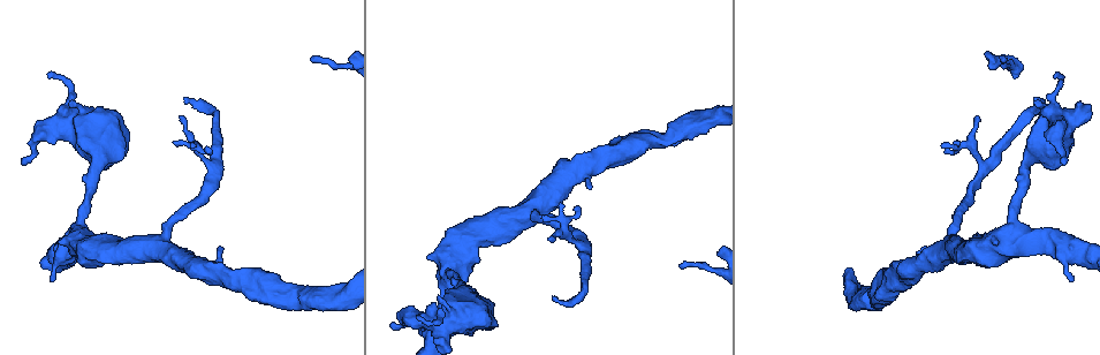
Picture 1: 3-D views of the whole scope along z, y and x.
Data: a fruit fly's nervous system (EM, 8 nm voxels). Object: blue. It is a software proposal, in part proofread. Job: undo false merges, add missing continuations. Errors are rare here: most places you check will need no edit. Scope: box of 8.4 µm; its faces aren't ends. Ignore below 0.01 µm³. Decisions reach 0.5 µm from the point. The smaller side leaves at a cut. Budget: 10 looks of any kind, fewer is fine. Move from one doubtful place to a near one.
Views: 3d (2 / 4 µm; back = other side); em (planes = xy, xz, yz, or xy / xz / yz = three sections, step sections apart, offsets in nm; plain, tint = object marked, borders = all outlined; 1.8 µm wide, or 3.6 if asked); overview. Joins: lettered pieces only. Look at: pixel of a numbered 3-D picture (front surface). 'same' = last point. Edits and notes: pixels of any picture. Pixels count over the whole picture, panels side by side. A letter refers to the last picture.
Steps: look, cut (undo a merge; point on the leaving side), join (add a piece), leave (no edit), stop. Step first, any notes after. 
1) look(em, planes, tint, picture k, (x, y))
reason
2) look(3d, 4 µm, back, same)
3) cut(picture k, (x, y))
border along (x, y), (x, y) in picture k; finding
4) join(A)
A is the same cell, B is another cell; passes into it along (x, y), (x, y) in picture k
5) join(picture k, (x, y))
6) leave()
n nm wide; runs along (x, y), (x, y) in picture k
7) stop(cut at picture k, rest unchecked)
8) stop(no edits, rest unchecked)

look(em, xy, step 4, tint, picture 1, (1037, 97))
free end

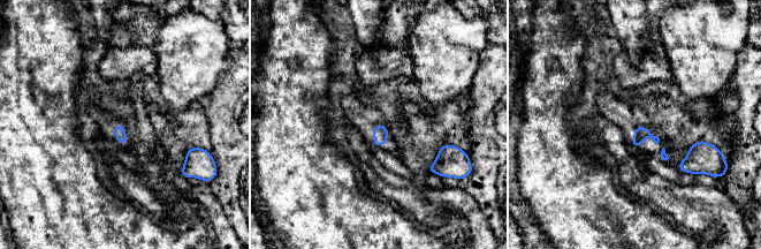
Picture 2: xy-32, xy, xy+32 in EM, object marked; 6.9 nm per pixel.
look(em, planes, tint, same)
cut it another way

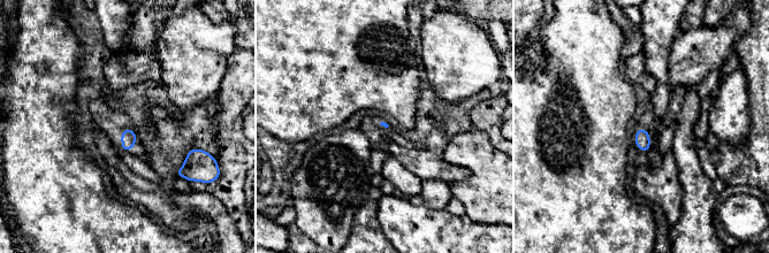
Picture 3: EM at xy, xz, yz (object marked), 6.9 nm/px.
look(em, planes, borders, same)

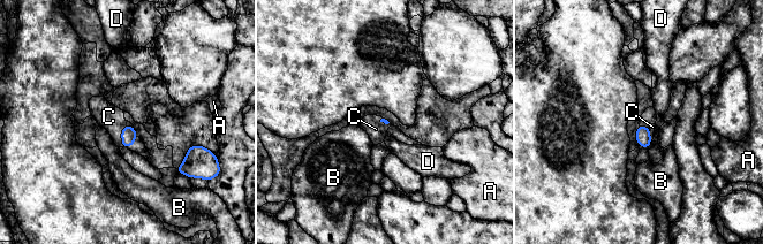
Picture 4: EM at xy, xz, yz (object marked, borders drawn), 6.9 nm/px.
join(C)
C is the same cell, A, B and D are other cells; passes into it along (128, 132), (120, 132), (108, 116) in picture 4; the neuron continues

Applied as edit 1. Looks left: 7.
look(overview)
redraw

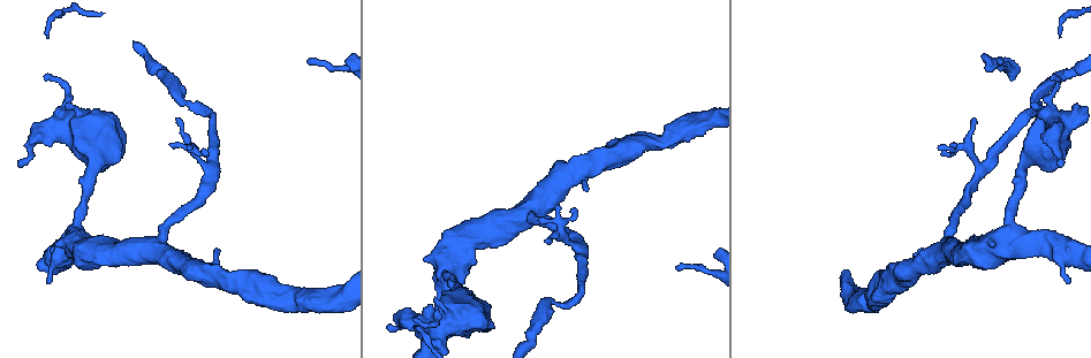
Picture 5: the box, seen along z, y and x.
look(em, planes, plain, picture 5, (66, 104))
free end

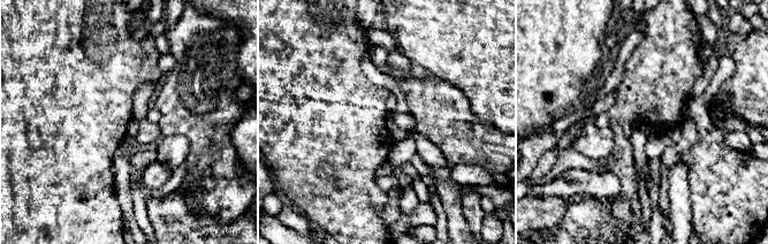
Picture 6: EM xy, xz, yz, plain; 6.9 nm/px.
look(em, planes, borders, same)
see the neighbours

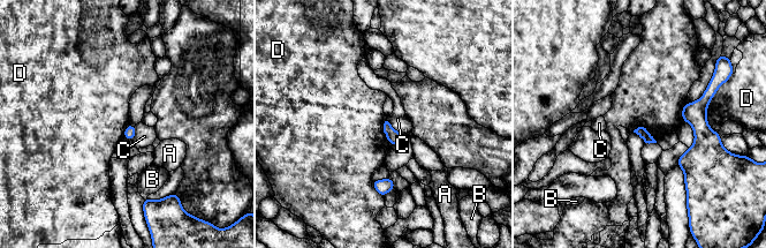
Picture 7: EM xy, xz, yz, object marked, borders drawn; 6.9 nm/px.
leave()
A, B, C and D are other cells; border along (714, 95), (706, 112), (711, 128) in picture 7; no lettered piece goes on from it

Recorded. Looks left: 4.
look(3d, 4 µm, picture 5, (74, 233))
a fork

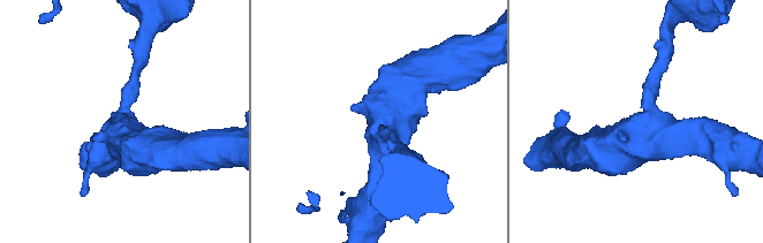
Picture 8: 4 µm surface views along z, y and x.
look(em, yz, step 4, tint, picture 8, (651, 123))
3 arms; arms of 170, 400, 650 nm; need the tissue

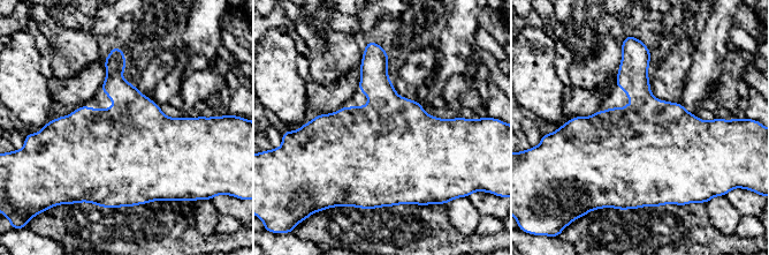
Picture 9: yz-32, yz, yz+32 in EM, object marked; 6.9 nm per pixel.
look(em, planes, borders, same)

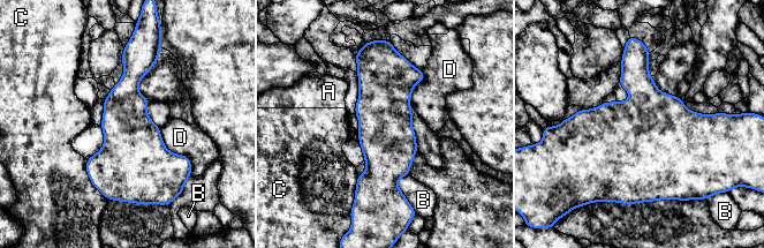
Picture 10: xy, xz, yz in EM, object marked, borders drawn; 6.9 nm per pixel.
leave()
D touches over 380 nm; A, B, C and D are other cells; border along (159, 128), (191, 171) in picture 10; all the same neuron

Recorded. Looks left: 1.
stop(join at picture 4, rest unchecked)

